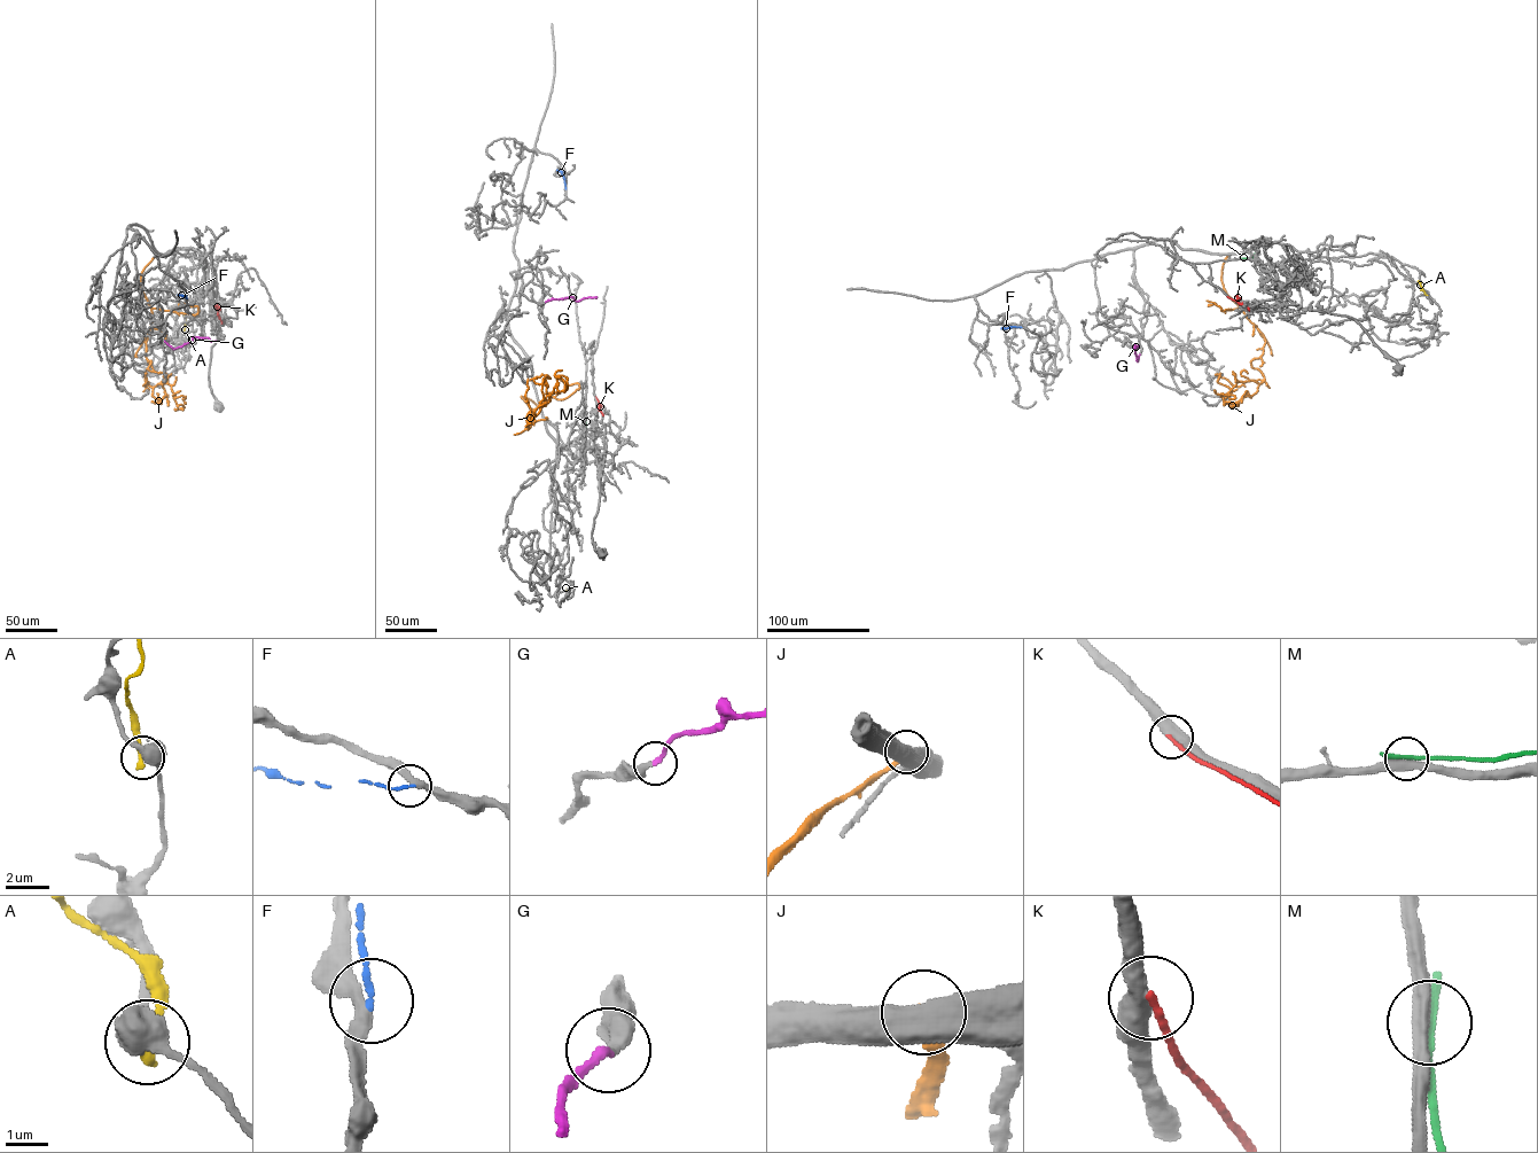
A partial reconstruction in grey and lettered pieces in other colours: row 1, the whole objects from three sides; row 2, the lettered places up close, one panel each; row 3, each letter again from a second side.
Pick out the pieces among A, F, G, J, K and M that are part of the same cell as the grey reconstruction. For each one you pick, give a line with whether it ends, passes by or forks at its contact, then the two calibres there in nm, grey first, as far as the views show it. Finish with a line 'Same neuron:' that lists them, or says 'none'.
G: it ends there; 320 nm thick on the grey side, 200 nm on the other
Same neuron: G

